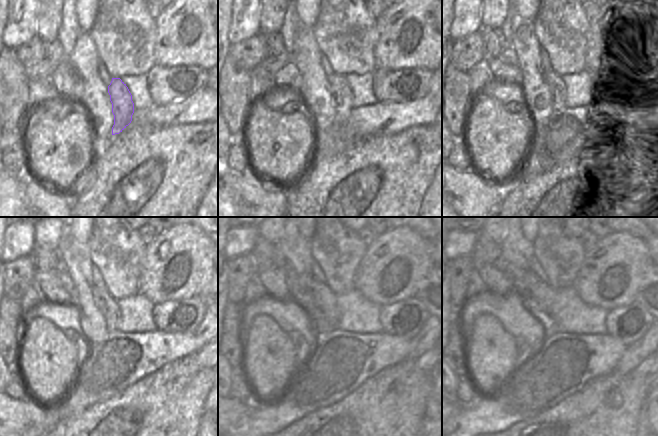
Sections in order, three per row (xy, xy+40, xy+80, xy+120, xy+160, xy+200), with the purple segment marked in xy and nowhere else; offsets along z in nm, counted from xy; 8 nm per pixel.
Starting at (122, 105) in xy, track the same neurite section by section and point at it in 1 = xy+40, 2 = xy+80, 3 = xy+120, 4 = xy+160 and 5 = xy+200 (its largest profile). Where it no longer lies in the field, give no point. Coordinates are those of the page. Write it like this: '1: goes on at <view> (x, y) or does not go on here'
1: goes on at xy+40 (340, 91)
2: goes on at xy+80 (560, 93)
3: goes on at xy+120 (107, 305)
4: goes on at xy+160 (316, 298)
5: goes on at xy+200 (525, 283)

